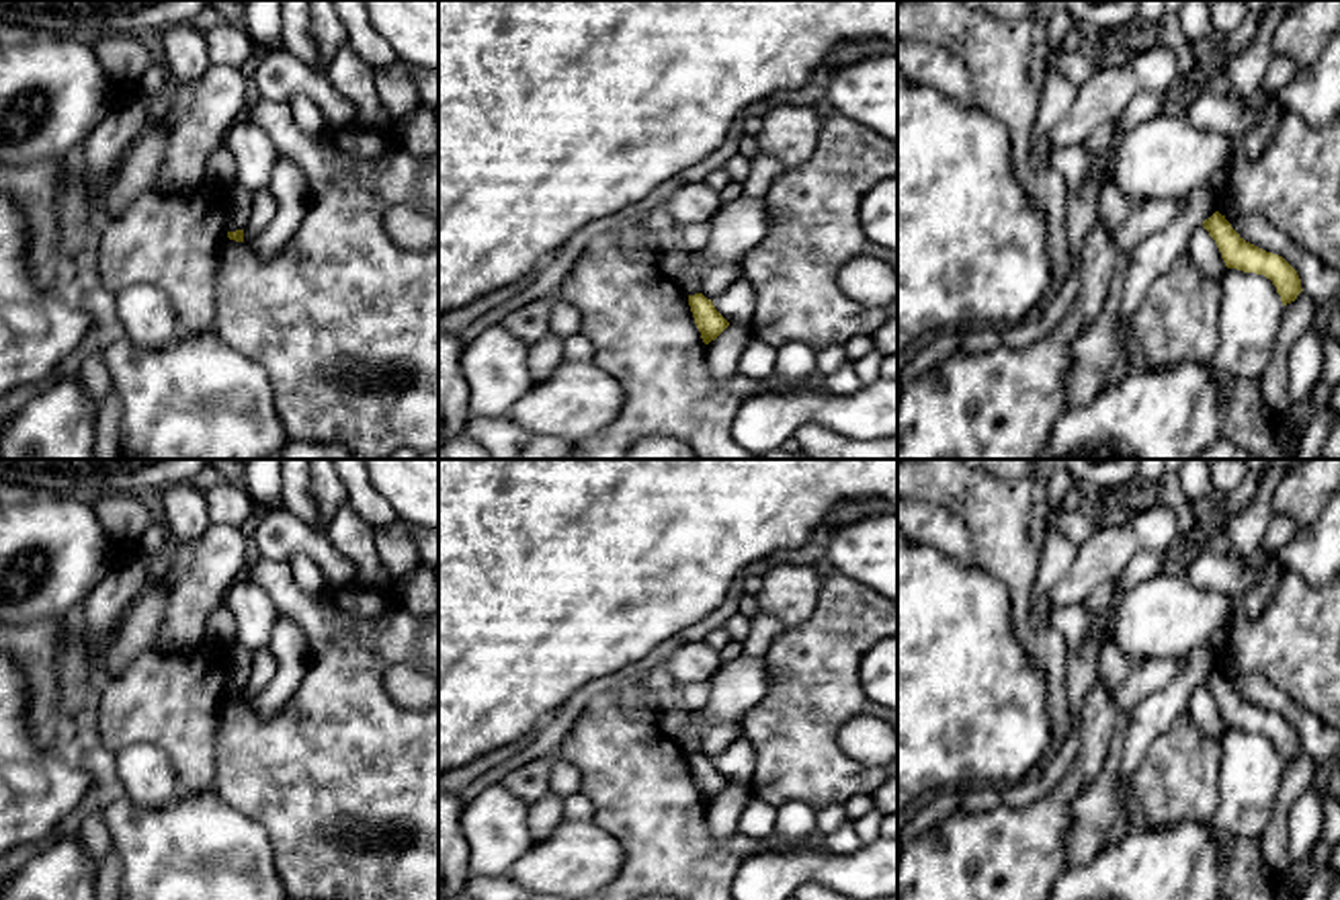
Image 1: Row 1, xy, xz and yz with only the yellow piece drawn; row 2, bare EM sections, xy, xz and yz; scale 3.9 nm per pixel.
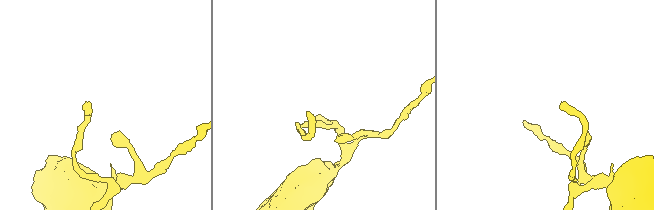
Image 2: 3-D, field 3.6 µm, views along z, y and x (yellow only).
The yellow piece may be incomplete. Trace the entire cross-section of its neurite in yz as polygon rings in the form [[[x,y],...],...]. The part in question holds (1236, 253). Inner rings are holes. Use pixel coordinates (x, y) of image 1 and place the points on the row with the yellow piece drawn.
[[[1219,211],[1205,219],[1203,228],[1215,240],[1227,269],[1264,275],[1276,287],[1283,305],[1303,291],[1297,271],[1283,256],[1246,242]]]

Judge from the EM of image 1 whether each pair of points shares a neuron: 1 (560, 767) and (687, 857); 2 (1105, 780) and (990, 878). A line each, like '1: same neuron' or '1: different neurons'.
1: different neurons
2: different neurons

